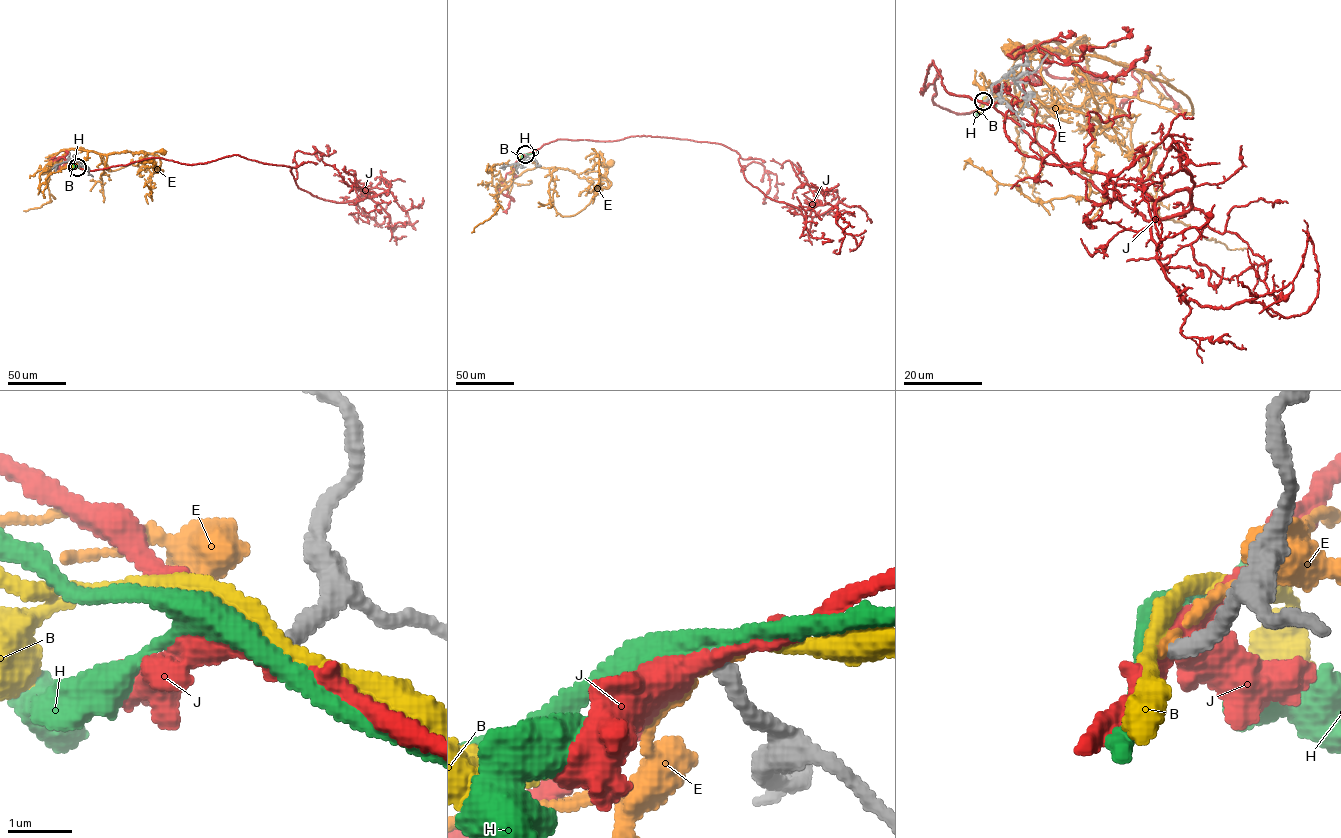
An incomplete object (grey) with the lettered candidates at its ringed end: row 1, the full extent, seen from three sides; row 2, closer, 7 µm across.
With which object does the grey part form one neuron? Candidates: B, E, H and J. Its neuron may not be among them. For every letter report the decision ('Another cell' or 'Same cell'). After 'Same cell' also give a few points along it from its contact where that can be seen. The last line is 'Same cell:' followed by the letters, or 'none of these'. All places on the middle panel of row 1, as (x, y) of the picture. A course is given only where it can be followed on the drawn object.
B: Another cell
E: Another cell
H: Another cell
J: Another cell
Same cell: none of these

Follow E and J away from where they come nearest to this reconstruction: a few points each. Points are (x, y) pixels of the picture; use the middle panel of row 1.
E: (526, 154), (521, 163), (549, 169), (555, 183), (553, 204), (562, 216), (575, 215), (589, 203), (610, 163)
J: (526, 154), (558, 139), (720, 143), (766, 196), (805, 216), (836, 205), (837, 249)

